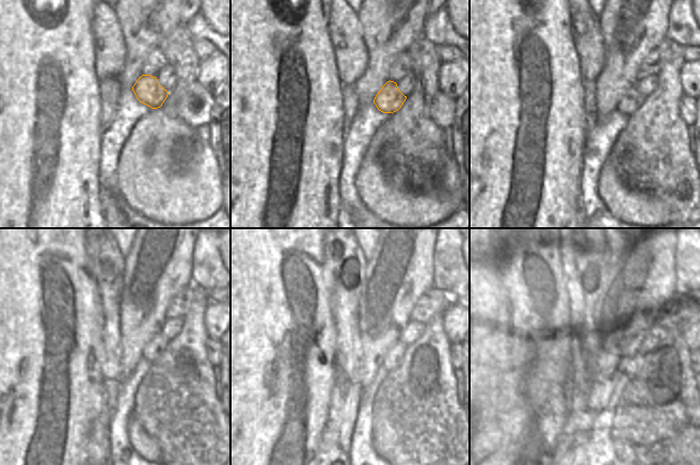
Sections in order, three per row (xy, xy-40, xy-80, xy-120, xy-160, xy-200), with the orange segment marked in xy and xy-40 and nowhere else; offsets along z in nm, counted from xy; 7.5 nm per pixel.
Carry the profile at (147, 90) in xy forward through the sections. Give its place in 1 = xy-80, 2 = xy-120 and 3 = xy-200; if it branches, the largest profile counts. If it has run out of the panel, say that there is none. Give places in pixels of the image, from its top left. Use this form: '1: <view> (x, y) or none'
1: xy-80 (632, 100)
2: xy-120 (156, 347)
3: xy-200 (638, 359)

